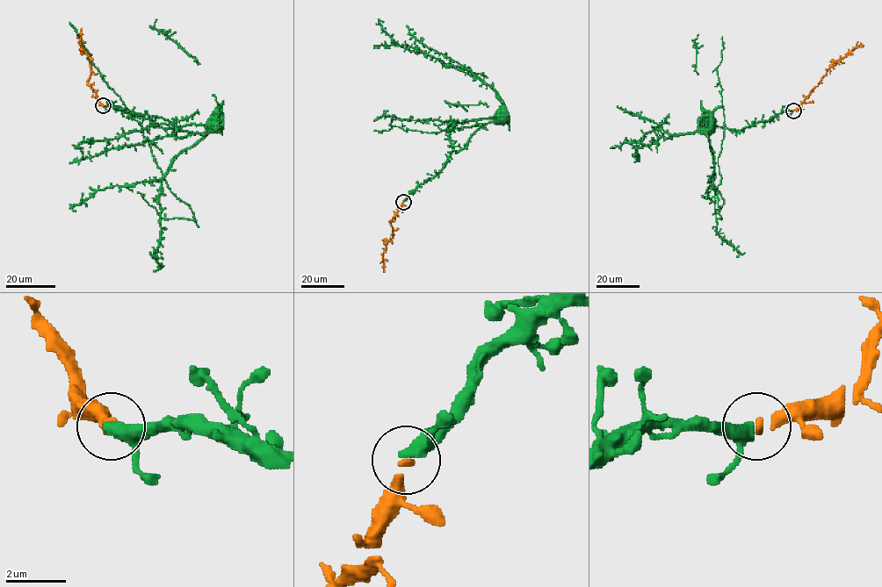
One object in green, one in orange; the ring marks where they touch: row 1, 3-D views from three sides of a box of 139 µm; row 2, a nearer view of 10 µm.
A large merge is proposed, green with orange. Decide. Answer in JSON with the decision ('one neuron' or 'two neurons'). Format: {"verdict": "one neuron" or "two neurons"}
{"verdict": "one neuron"}

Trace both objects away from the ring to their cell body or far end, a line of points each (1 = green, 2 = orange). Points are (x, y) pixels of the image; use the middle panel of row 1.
1: (403, 201), (432, 178), (451, 153), (460, 151), (482, 125), (495, 118), (500, 109), (505, 108), (507, 111)
2: (403, 202), (390, 220), (392, 237), (383, 254), (384, 271)

